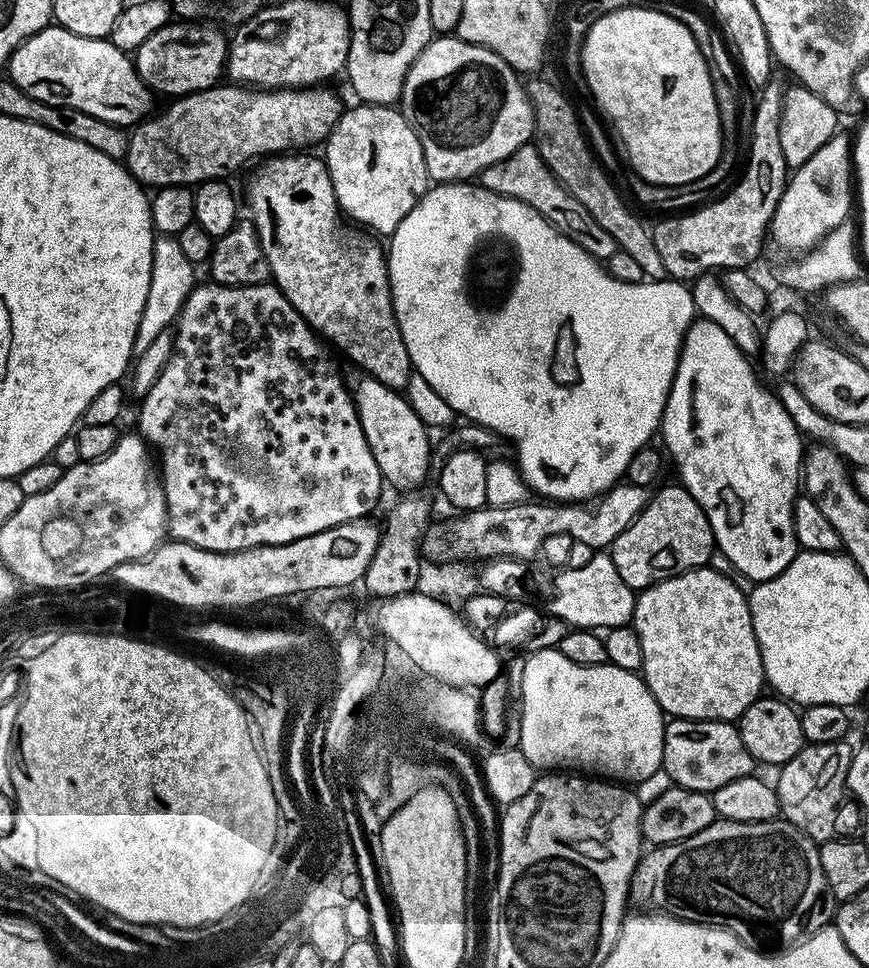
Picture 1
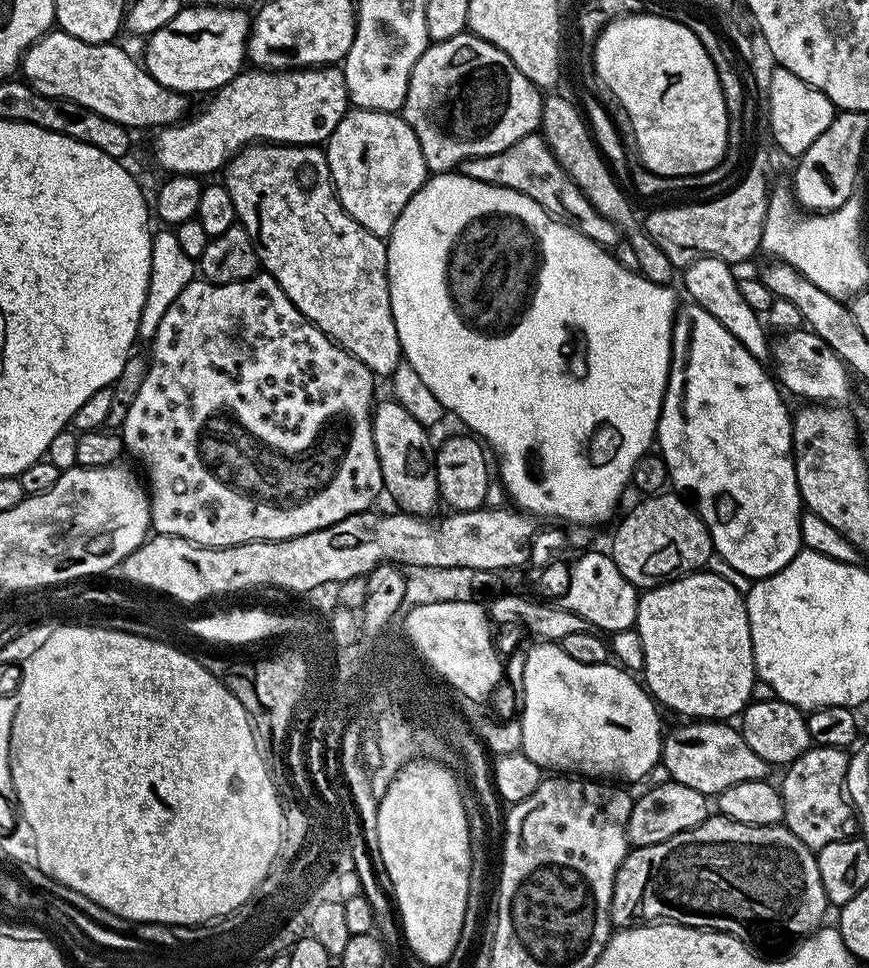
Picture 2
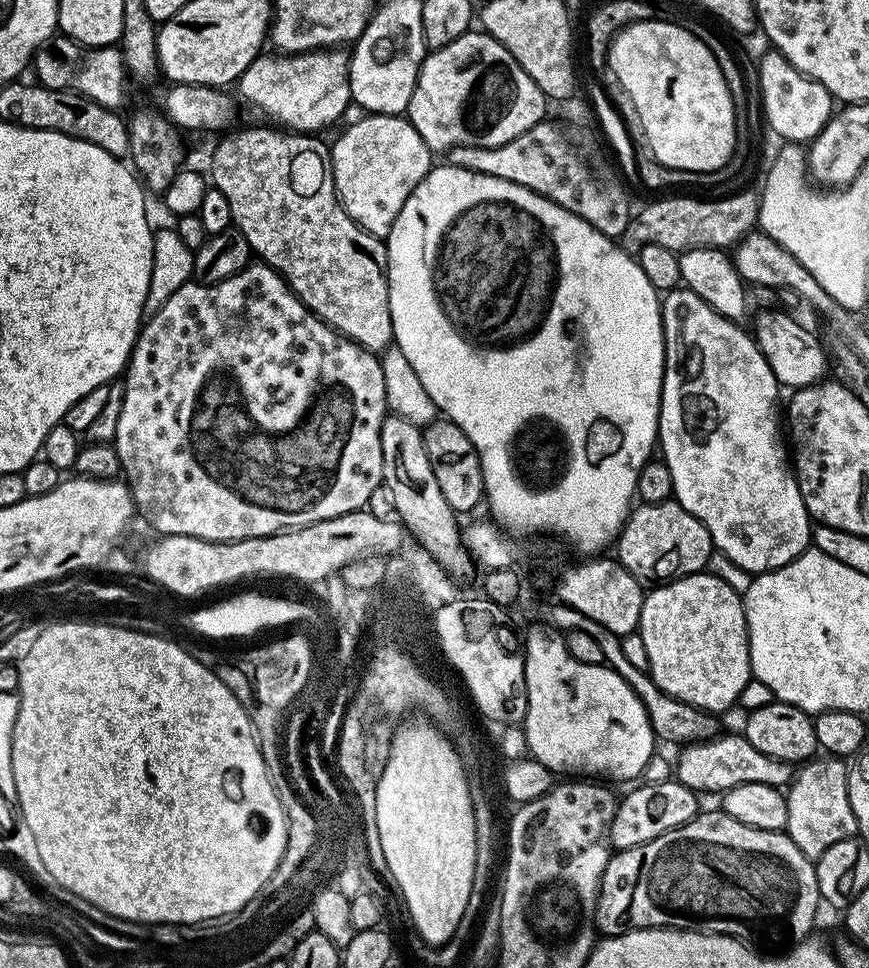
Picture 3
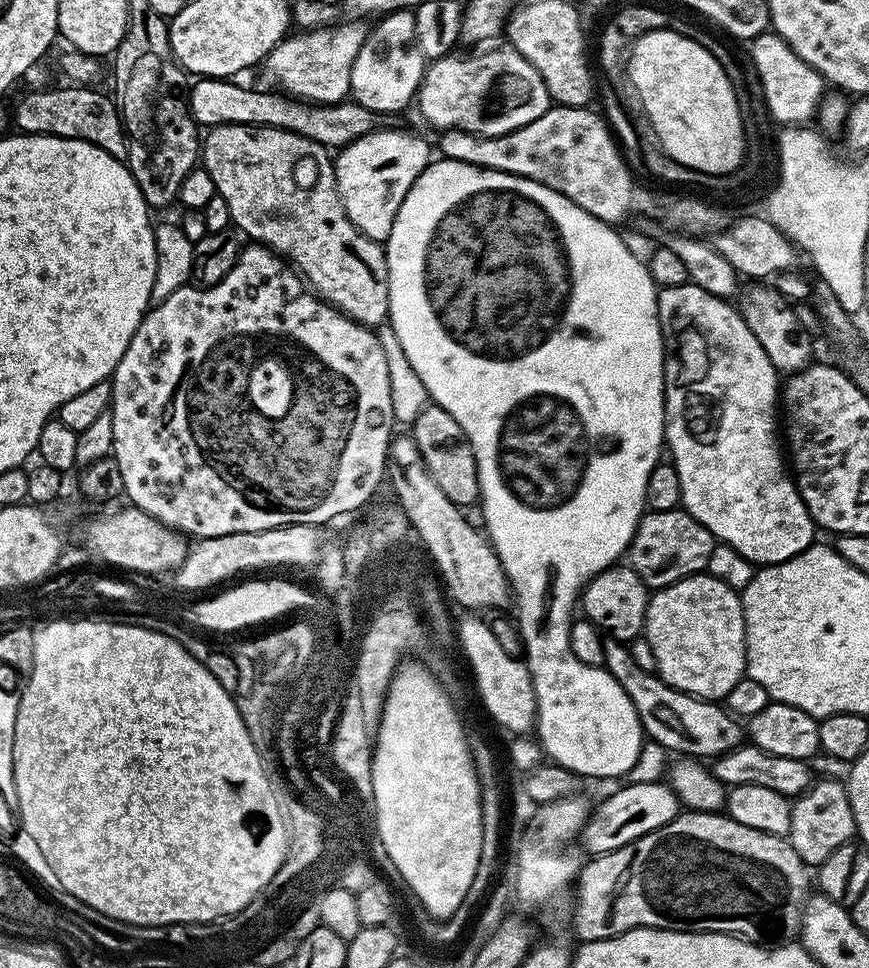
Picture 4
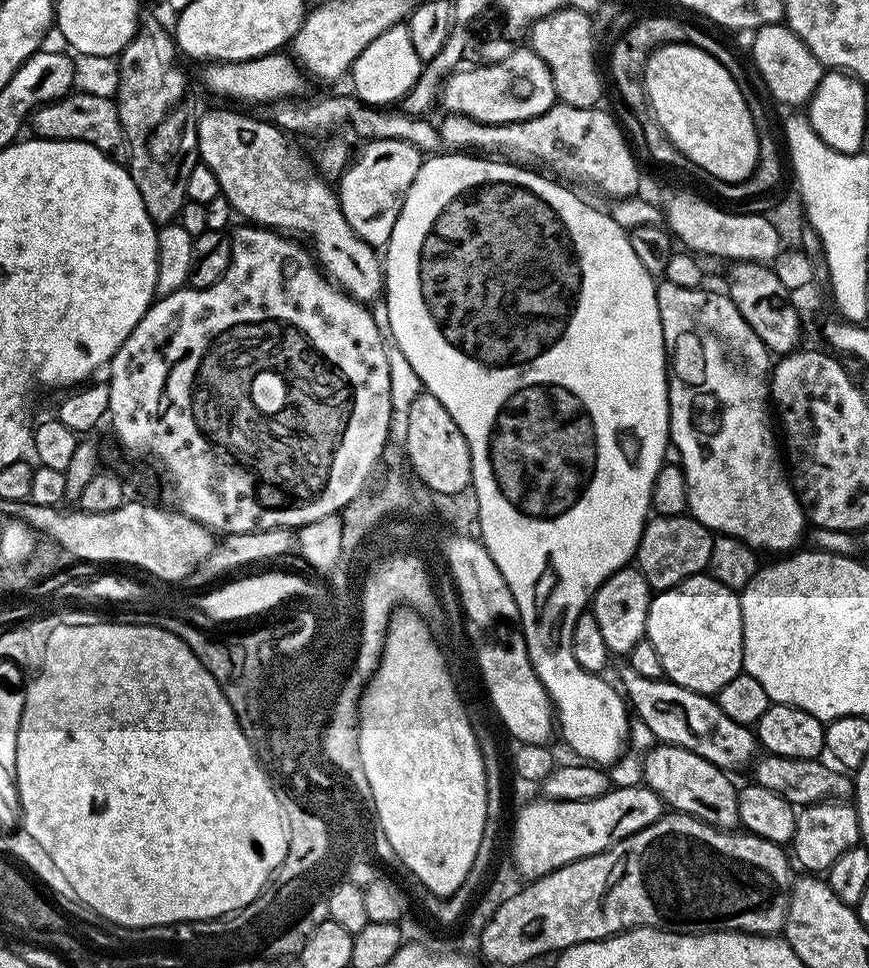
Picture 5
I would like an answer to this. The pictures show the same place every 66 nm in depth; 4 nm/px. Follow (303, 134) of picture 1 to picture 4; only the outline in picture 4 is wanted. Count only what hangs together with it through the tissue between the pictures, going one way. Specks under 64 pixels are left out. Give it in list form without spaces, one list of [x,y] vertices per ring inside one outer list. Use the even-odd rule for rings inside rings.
[[[341,22],[326,28],[300,30],[295,33],[297,36],[295,34],[285,36],[262,61],[264,80],[268,83],[265,85],[279,90],[286,96],[307,100],[309,104],[339,104],[347,101],[352,91],[354,58],[358,58],[358,50],[362,50],[364,40],[369,33],[369,29],[363,28],[364,26],[360,22]]]

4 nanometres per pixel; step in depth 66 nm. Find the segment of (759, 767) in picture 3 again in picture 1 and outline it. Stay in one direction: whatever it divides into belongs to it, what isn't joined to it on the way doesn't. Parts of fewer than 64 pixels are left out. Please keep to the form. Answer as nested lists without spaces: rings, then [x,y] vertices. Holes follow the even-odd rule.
[[[672,718],[664,726],[664,763],[662,767],[667,774],[670,774],[675,787],[711,794],[722,786],[726,786],[726,782],[734,782],[738,778],[753,775],[754,761],[750,750],[746,750],[740,737],[739,727],[735,723],[726,720],[677,720]]]

